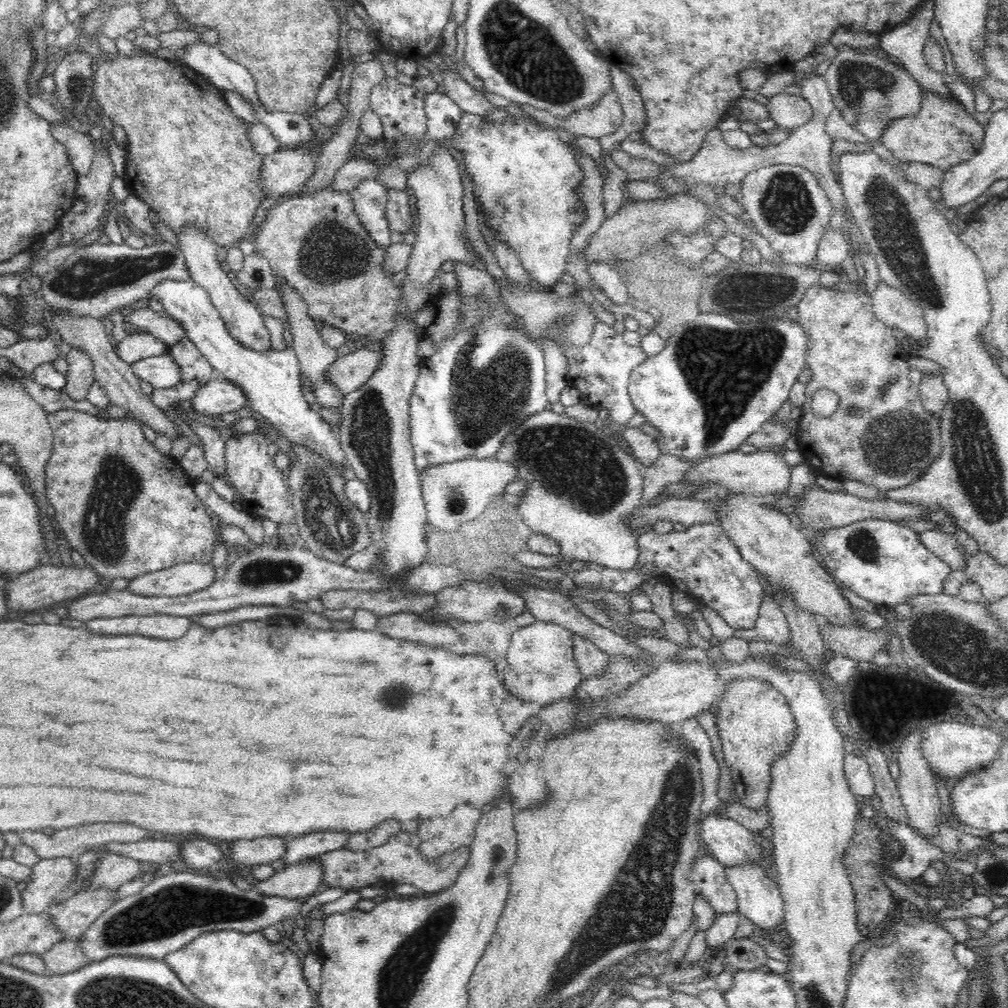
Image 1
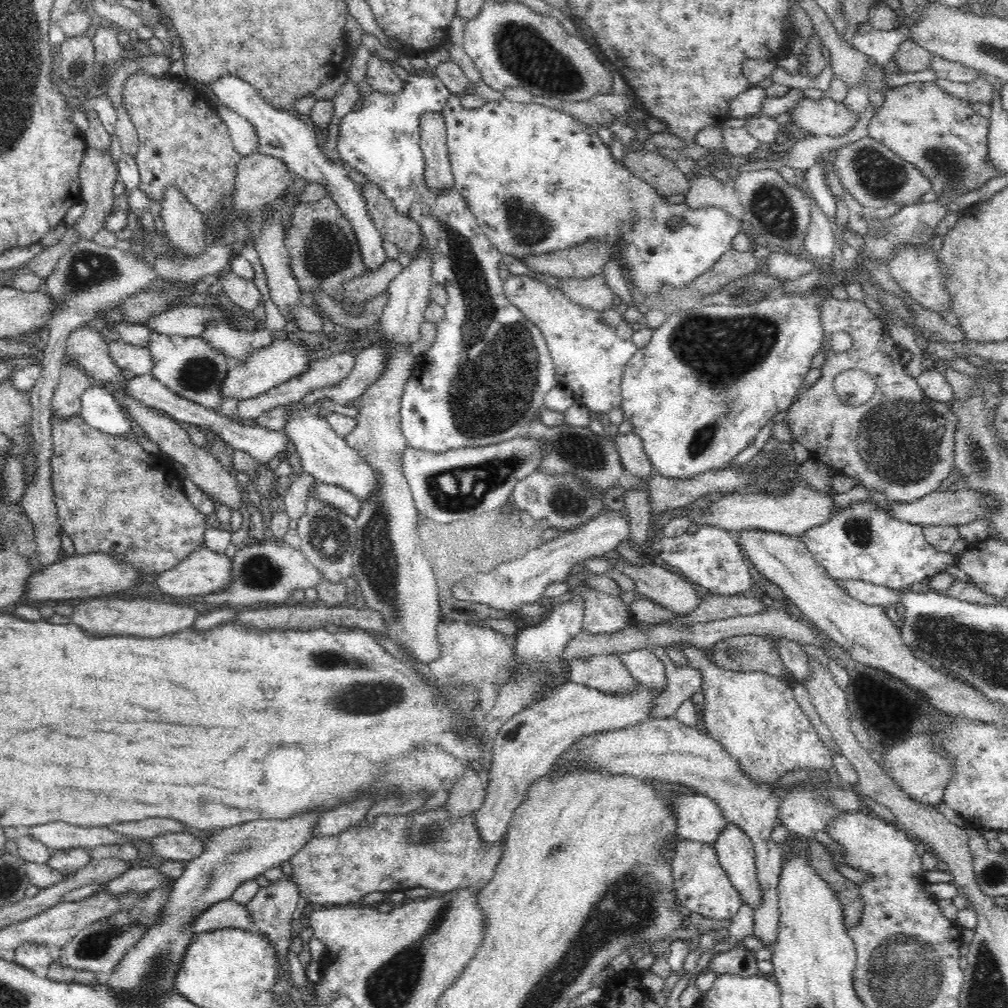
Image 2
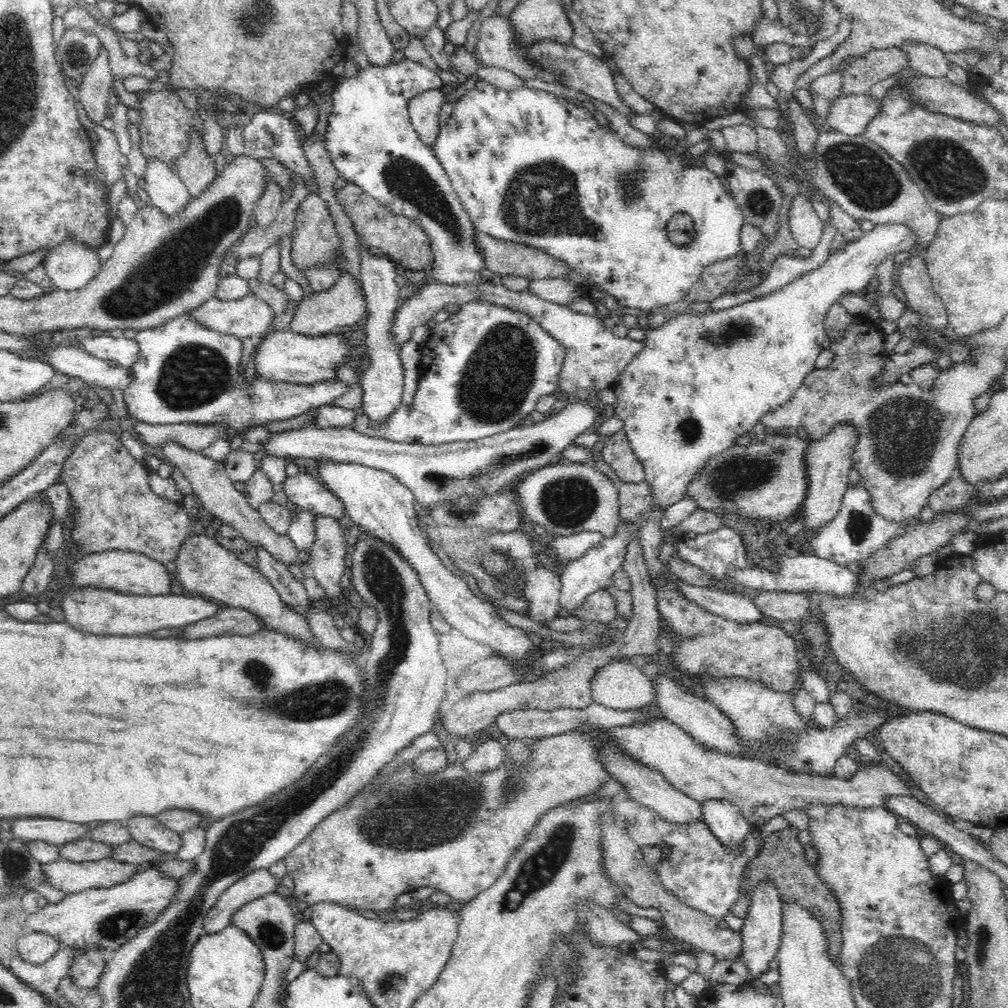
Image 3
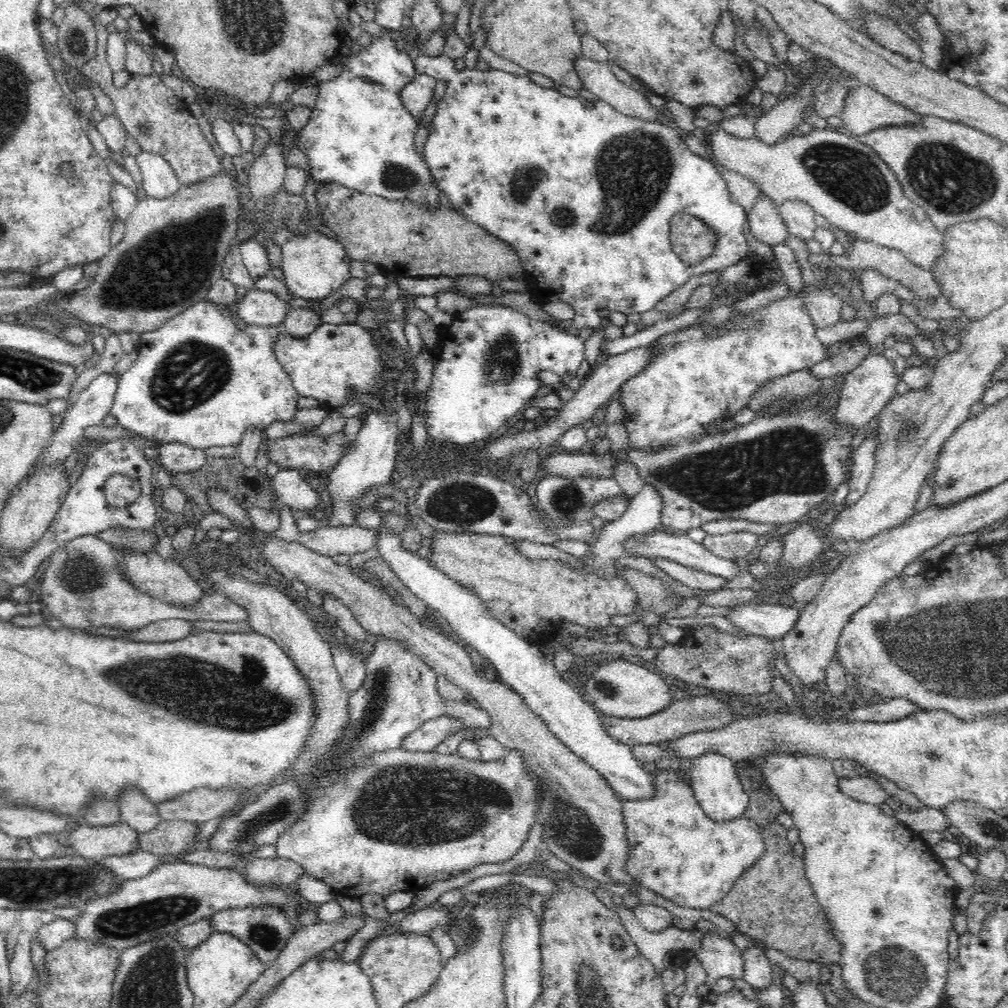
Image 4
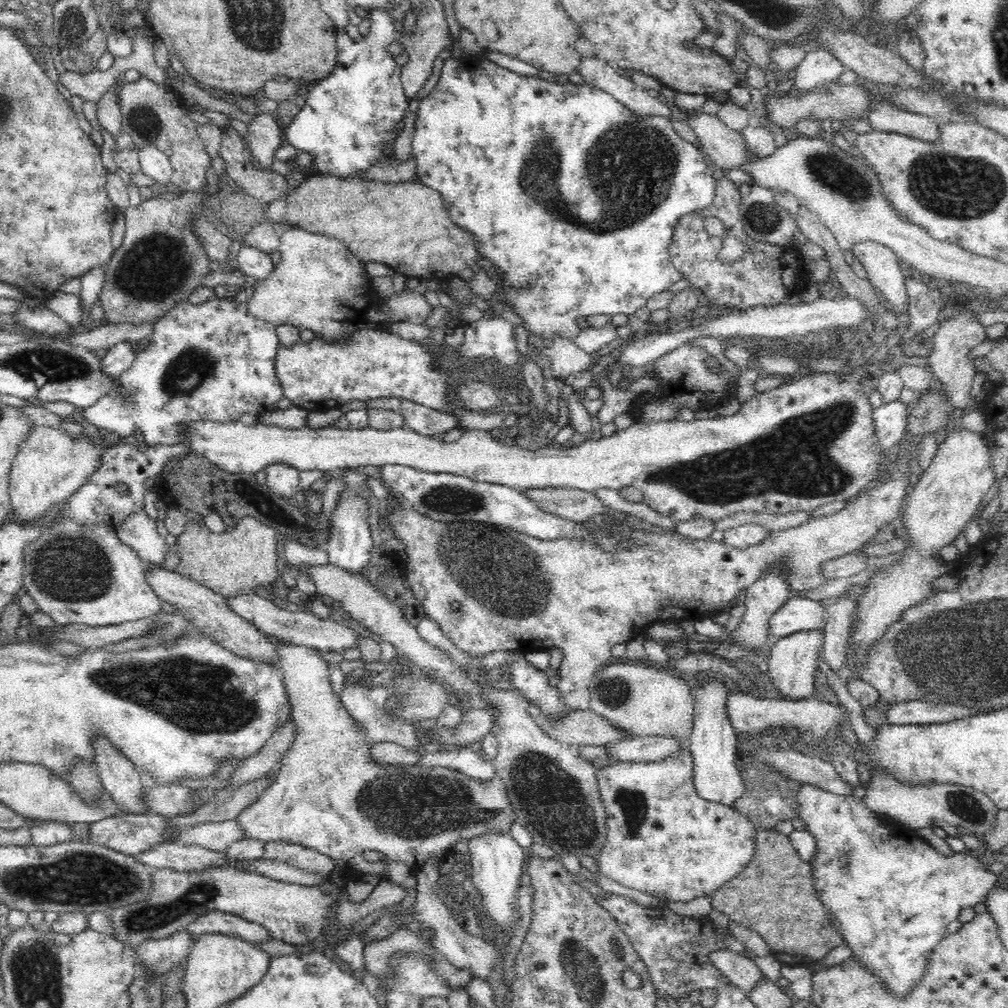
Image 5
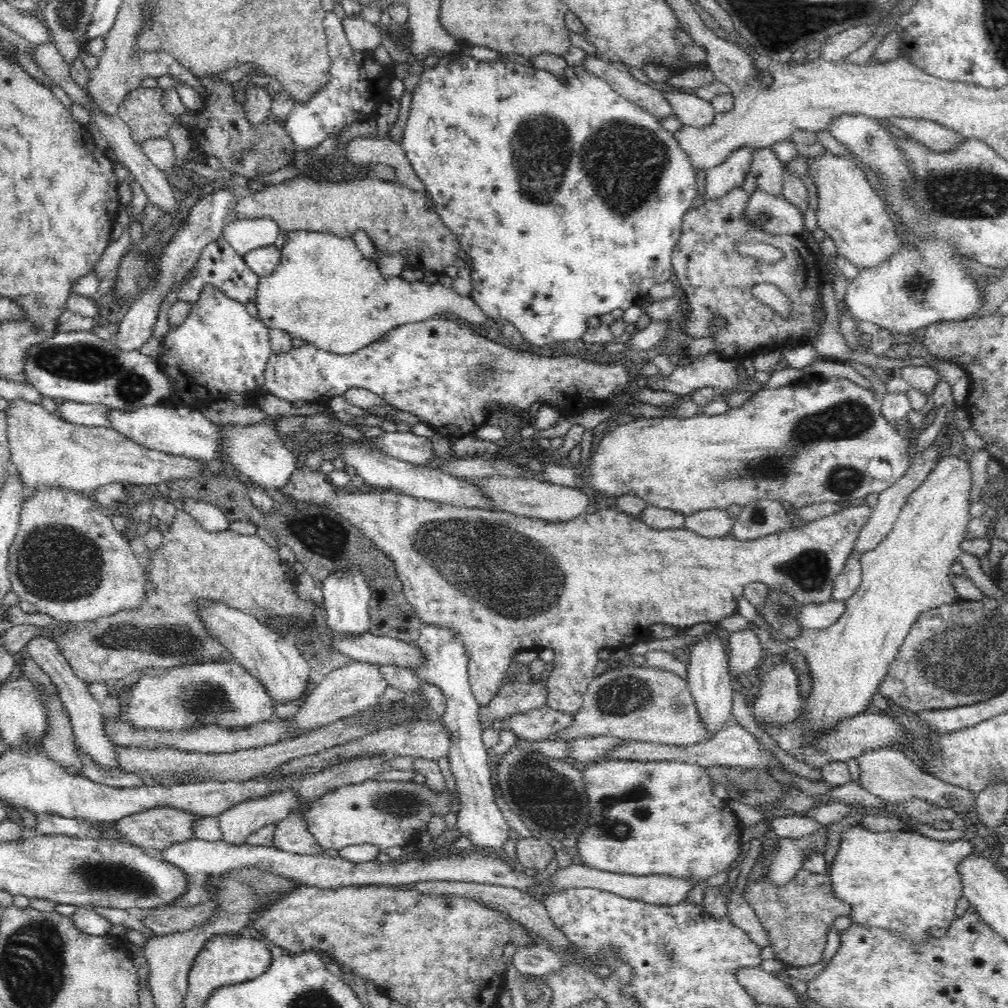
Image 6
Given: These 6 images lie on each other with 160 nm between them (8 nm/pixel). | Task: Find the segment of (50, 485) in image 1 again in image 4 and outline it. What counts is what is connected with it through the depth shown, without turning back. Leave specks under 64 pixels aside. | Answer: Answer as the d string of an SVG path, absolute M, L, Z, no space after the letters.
M114 473L106 480L103 491L108 506L126 508L140 500L142 485L135 478Z

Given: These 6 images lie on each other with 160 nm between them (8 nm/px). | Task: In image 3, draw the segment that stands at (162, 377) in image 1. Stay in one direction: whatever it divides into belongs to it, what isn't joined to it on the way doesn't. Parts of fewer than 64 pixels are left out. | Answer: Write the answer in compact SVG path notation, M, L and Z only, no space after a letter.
M110 336L86 337L81 341L82 348L92 356L102 360L116 360L117 364L127 369L132 369L136 364L140 347L136 339L128 339L125 336L114 338Z

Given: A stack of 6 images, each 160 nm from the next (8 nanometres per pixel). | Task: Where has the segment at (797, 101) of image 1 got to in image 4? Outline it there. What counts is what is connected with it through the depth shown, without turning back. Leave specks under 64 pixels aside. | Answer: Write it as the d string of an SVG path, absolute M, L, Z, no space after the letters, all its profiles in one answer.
M864 84L851 89L840 112L843 126L855 136L886 125L915 125L921 116Z

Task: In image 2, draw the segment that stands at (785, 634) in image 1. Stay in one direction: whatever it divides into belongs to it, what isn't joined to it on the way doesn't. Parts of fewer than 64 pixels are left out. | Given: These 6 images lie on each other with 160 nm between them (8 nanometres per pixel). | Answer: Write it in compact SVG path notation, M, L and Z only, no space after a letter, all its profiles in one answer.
M769 635L769 638L773 640L772 646L782 657L784 665L797 677L799 683L808 682L812 678L812 669L808 663L808 656L802 652L801 643L778 635Z

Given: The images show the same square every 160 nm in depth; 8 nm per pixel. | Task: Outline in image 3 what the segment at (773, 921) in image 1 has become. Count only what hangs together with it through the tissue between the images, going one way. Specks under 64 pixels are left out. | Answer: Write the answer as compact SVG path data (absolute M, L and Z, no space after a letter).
M708 800L702 805L702 816L712 834L731 852L740 854L751 824L742 816L738 805L728 801Z

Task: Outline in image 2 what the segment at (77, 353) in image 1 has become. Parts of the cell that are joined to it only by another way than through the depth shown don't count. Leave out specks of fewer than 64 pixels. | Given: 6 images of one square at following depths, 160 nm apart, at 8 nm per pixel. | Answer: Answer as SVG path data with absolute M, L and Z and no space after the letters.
M67 361L52 396L52 415L64 418L77 415L82 408L82 394L92 384L94 381L84 369Z

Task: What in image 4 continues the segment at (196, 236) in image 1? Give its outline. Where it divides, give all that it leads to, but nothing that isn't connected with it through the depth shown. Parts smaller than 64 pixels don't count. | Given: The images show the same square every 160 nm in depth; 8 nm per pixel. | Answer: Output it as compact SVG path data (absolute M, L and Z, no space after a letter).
M141 151L136 157L146 196L163 200L180 191L182 185L165 158L148 151Z

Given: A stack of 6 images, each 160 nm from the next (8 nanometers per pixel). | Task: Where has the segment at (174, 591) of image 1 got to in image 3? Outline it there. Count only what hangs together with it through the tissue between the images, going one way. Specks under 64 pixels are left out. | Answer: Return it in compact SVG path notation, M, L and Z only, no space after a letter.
M207 535L190 536L182 544L175 563L177 569L174 578L182 590L190 594L203 594L214 600L222 600L228 607L246 609L260 617L266 630L280 631L296 639L302 639L310 645L320 645L315 634L310 630L307 618L298 614L292 607L288 607L273 584L258 569L241 561L240 557L226 550L214 538Z

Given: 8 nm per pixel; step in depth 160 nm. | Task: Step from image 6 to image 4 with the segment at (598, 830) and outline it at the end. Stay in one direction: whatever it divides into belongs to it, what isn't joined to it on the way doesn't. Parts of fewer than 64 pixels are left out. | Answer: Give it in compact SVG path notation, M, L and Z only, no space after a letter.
M656 769L654 784L657 790L650 799L640 801L620 799L623 802L622 813L630 845L628 862L624 864L624 869L634 877L637 884L661 894L678 906L711 910L718 900L722 900L730 892L736 879L763 855L762 828L744 816L726 822L716 822L706 816L693 794L687 776L678 770Z

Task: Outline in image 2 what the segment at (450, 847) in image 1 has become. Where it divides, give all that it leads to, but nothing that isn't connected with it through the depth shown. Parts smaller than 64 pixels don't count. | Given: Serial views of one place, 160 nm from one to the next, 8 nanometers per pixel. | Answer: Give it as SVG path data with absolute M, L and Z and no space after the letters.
M466 770L462 774L462 778L458 780L456 788L446 801L445 809L450 818L458 820L458 816L475 814L484 803L490 777L488 772L474 772L474 770Z

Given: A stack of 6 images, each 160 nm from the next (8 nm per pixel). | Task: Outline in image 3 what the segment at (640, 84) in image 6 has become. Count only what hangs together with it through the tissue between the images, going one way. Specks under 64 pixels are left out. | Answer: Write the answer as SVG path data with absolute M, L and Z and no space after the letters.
M494 14L481 22L473 57L481 66L509 70L516 76L520 76L522 80L540 78L544 82L562 84L566 88L578 90L578 92L583 92L592 98L610 104L625 116L636 115L625 102L622 102L616 90L615 78L612 77L612 69L600 57L580 50L574 46L574 43L564 45L558 41L552 41L552 39L542 39L520 45L508 15Z

